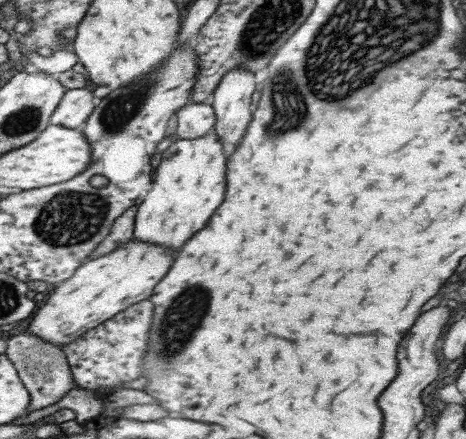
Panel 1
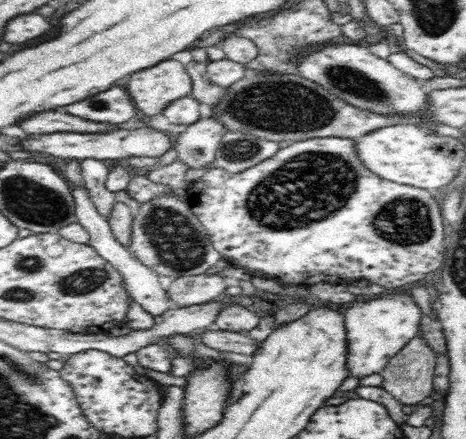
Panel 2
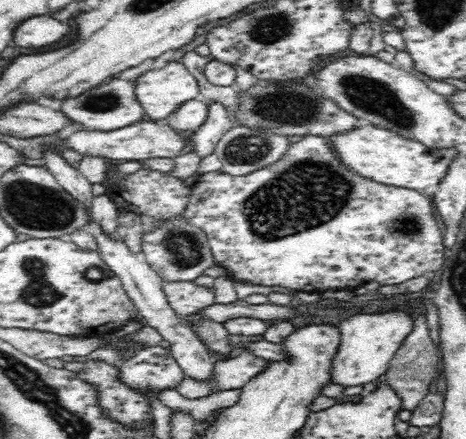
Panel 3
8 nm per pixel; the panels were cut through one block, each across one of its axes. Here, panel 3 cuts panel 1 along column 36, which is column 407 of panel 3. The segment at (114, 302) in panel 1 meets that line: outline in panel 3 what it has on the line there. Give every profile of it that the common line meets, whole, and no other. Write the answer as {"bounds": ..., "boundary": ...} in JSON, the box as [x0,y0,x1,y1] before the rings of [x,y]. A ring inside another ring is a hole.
{"bounds":[330,310,414,388],"boundary":[[[376,310],[372,314],[354,314],[346,320],[340,322],[340,348],[336,352],[336,356],[332,358],[332,376],[330,376],[330,382],[332,384],[340,384],[344,388],[348,386],[366,386],[368,382],[376,382],[382,374],[388,372],[390,368],[390,362],[394,358],[394,354],[398,352],[398,348],[404,344],[404,338],[412,332],[414,328],[414,322],[410,318],[408,312],[404,310]]]}

